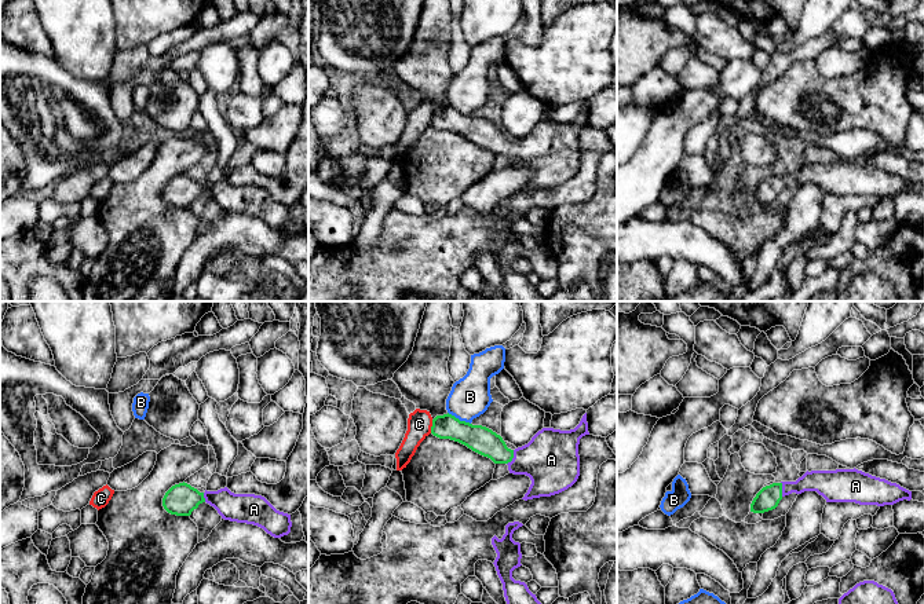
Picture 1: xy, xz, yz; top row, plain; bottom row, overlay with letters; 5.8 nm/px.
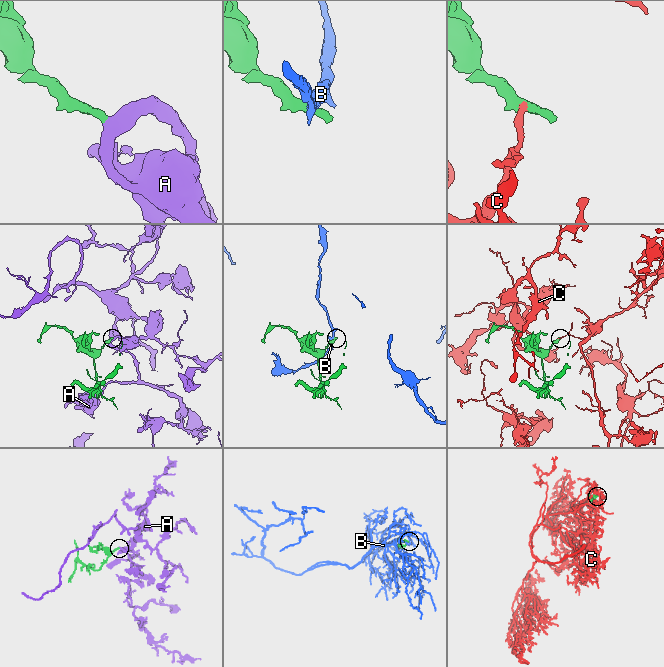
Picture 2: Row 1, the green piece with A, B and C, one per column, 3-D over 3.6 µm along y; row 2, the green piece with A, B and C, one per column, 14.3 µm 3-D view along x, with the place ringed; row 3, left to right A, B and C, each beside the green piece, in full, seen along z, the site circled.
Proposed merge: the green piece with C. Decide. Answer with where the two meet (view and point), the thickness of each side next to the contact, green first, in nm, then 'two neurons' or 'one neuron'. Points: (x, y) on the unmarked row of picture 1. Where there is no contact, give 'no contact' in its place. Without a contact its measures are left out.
xz (431, 119) | 140/140 nm | two neurons

